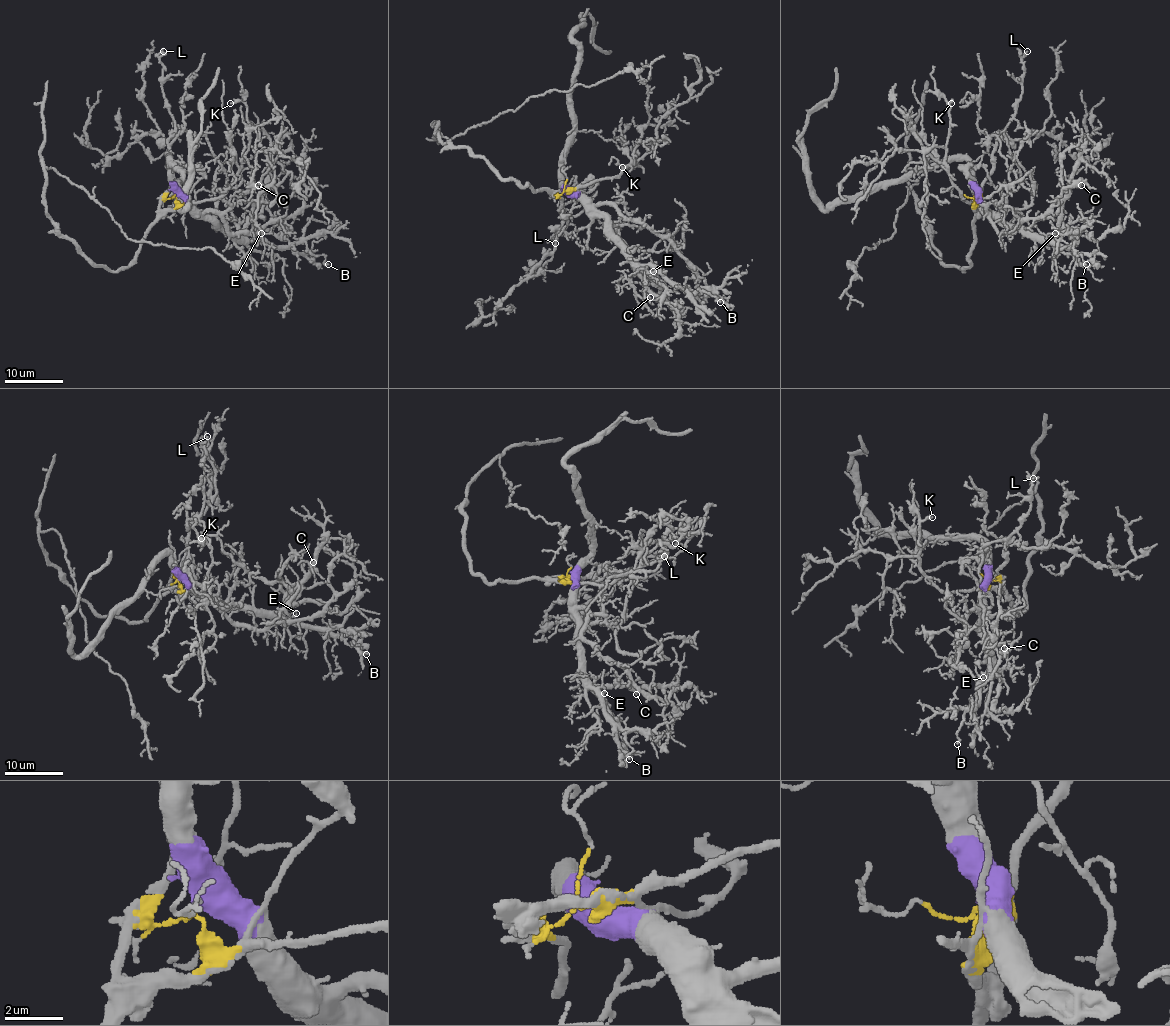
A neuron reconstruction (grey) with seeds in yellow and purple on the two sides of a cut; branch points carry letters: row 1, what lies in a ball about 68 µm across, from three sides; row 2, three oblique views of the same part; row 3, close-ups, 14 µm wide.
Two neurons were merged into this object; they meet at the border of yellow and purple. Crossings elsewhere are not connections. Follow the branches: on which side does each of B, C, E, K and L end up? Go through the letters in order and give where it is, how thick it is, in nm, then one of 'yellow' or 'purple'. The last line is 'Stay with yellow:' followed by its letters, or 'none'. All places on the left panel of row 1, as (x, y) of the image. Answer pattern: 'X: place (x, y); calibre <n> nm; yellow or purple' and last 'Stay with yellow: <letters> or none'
B: place (328, 264); calibre 140 nm; purple
C: place (258, 185); calibre 140 nm; purple
E: place (261, 233); calibre 120 nm; purple
K: place (230, 103); calibre 140 nm; yellow
L: place (163, 51); calibre 110 nm; yellow
Stay with yellow: K, L

